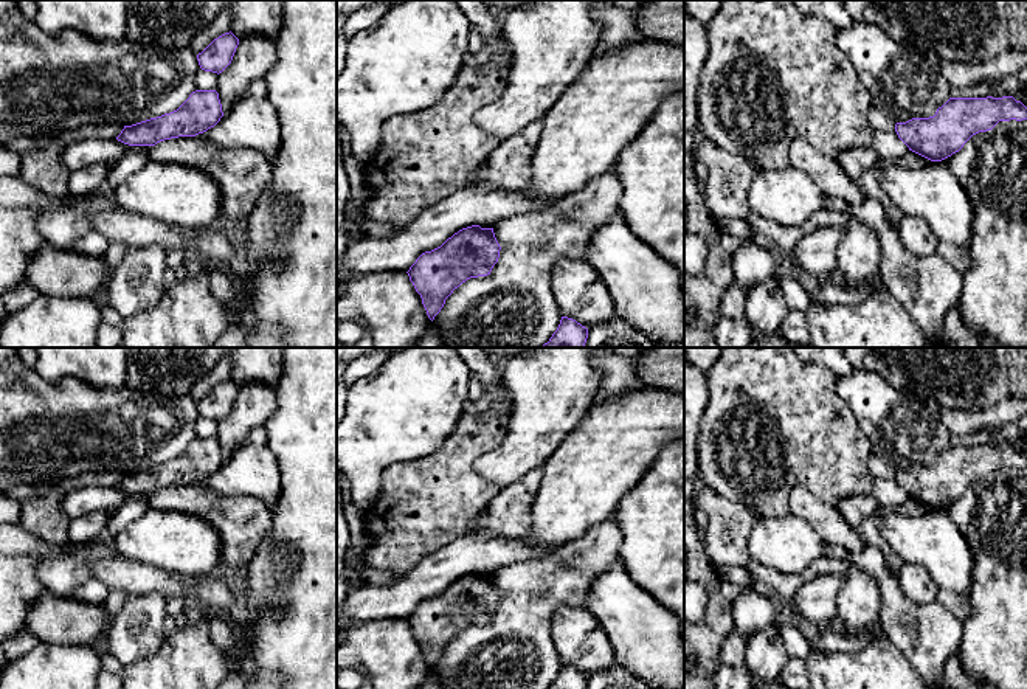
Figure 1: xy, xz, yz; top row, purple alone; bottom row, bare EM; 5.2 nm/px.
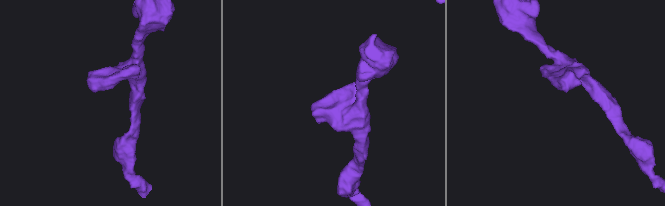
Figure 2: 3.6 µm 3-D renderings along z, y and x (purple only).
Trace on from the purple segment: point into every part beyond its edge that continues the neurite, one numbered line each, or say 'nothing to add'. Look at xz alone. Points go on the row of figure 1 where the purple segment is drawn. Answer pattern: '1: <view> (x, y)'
nothing to add

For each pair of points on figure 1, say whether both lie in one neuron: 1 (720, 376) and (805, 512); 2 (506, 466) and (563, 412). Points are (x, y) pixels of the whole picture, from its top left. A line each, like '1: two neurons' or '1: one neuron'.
1: two neurons
2: one neuron

